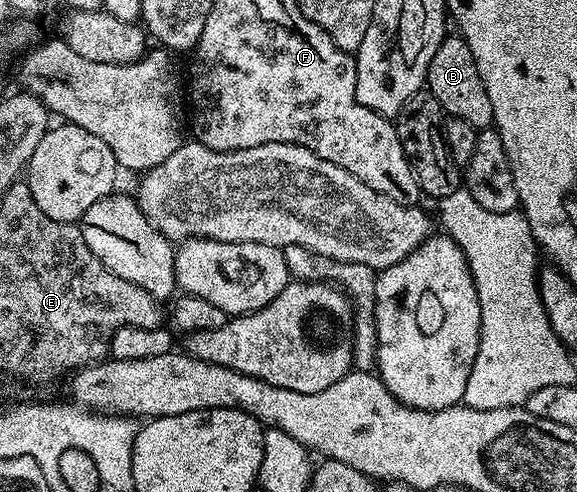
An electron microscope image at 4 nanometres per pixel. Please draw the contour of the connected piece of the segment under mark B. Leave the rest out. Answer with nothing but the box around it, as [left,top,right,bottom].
[425,34,493,130]

